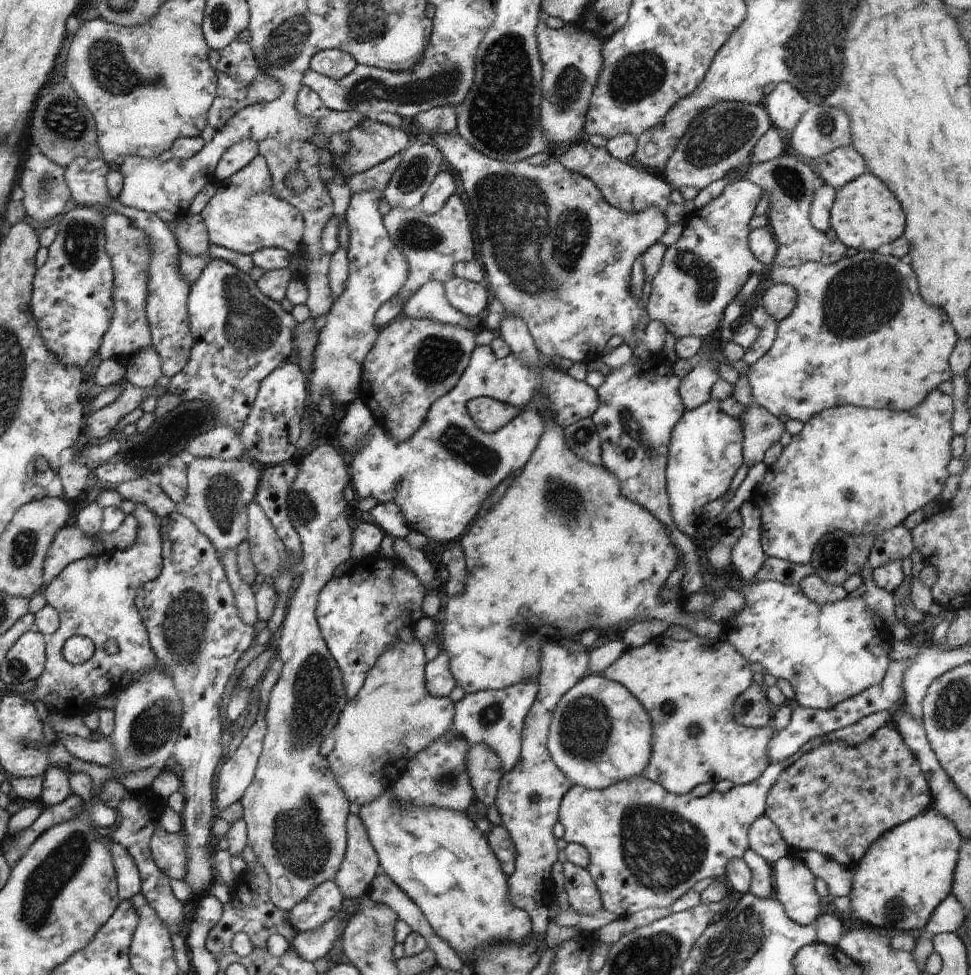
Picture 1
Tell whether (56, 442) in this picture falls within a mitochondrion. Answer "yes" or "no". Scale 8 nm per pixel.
no

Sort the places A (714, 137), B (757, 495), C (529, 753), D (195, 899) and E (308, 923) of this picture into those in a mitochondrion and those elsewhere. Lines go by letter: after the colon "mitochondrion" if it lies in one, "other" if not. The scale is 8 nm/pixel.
A: mitochondrion
B: other
C: other
D: other
E: other

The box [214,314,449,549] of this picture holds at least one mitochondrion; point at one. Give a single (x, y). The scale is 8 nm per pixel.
(304, 509)

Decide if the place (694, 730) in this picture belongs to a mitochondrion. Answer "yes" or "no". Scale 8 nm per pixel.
yes

